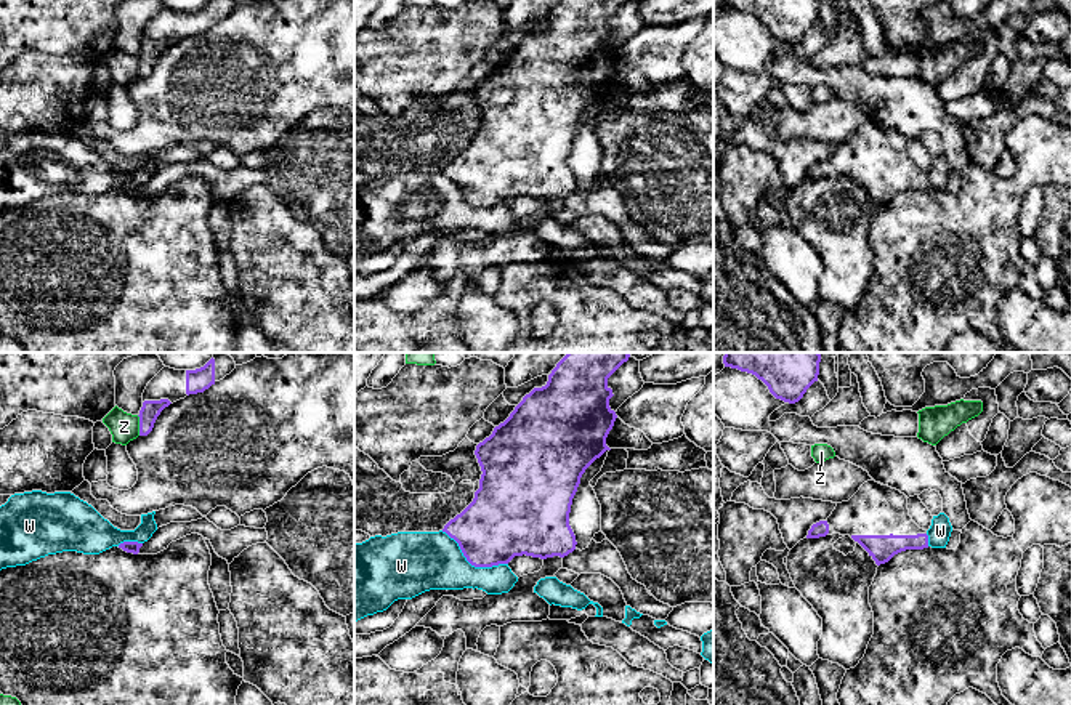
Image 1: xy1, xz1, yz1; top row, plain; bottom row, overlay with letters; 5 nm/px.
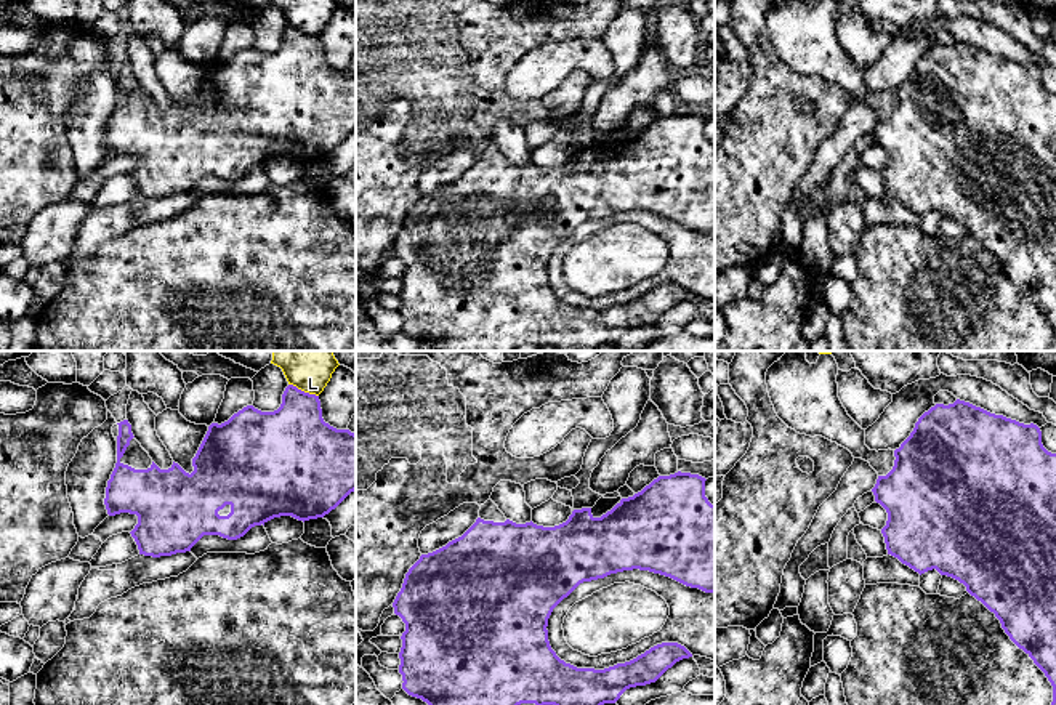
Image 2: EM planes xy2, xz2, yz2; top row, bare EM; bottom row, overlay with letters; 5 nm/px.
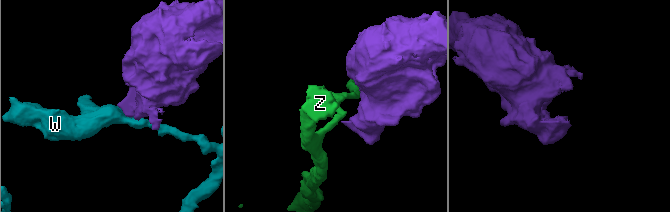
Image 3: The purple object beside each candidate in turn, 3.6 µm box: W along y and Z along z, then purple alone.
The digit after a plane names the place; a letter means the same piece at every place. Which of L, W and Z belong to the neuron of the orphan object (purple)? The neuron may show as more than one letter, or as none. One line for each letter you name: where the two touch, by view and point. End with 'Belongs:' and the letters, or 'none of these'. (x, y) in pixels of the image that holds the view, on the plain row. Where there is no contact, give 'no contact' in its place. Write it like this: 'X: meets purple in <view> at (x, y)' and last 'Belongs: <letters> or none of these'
Belongs: none of these

